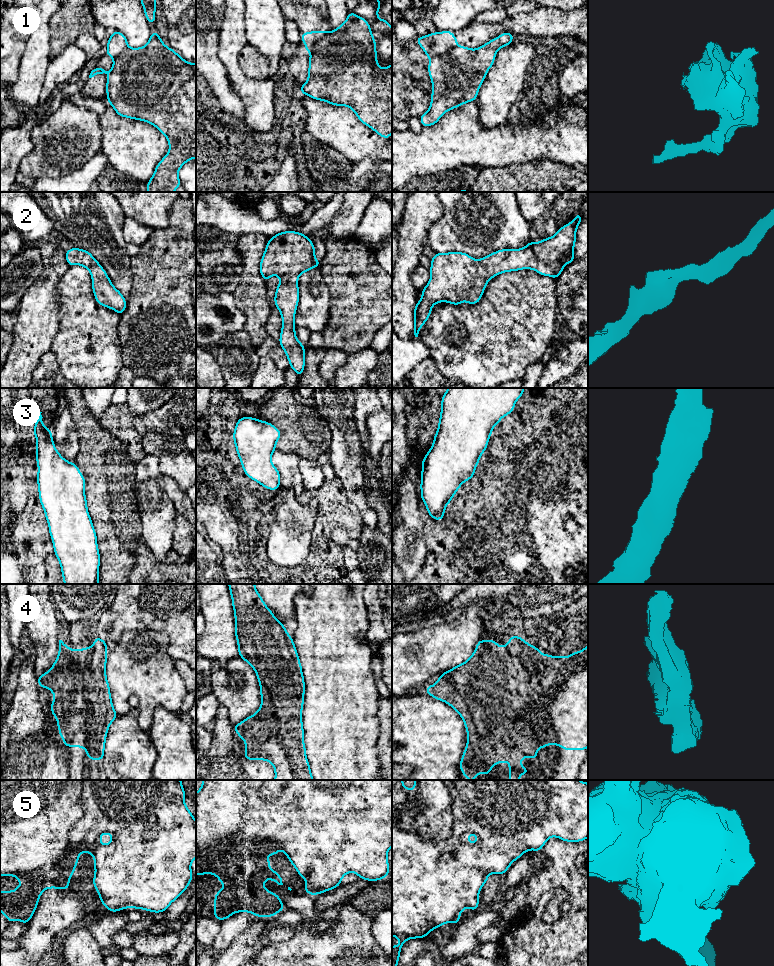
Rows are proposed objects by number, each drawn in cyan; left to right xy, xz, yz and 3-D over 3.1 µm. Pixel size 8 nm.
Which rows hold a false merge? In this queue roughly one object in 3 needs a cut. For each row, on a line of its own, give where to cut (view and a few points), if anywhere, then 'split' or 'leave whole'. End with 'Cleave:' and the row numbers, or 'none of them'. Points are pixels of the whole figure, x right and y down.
1: cut in yz along (456, 45), (430, 60); split
2: no cut; leave whole
3: no cut; leave whole
4: no cut; leave whole
5: cut in yz along (452, 797), (451, 834), (444, 840), (403, 831), (392, 815); split
Cleave: 1, 5

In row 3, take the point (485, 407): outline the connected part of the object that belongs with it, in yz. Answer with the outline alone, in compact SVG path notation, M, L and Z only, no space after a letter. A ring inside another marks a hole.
M448 388L445 394L442 396L441 398L442 406L441 406L440 419L439 419L437 432L434 435L434 441L430 450L422 460L422 472L421 472L421 484L420 484L421 499L427 508L428 514L434 520L444 519L444 512L446 510L446 506L448 503L451 502L453 496L458 491L459 487L467 480L473 478L475 474L476 466L478 465L480 460L480 456L483 455L484 451L487 449L488 441L490 435L492 434L494 426L498 424L504 416L511 414L513 412L515 403L523 395L524 389L525 388Z

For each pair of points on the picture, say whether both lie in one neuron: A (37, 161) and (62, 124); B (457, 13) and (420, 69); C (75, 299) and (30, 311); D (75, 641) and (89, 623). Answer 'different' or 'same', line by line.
A: same
B: different
C: different
D: same

